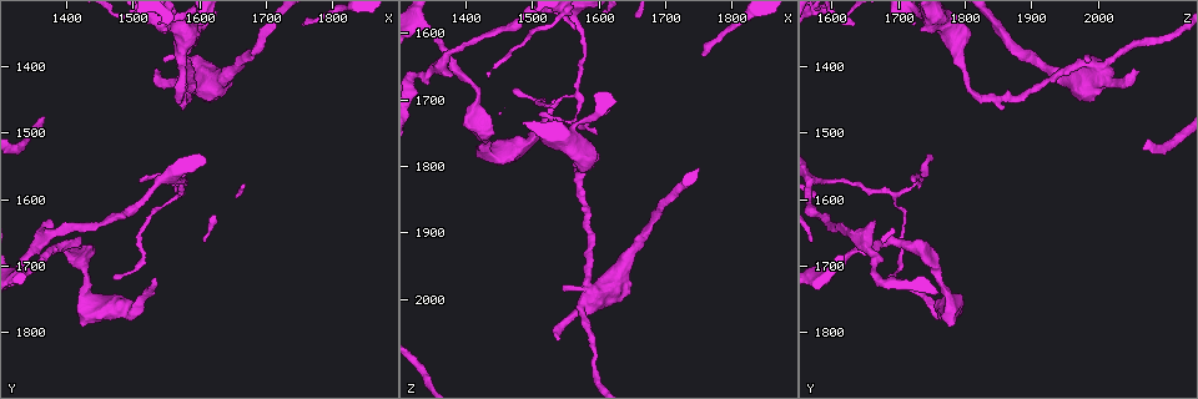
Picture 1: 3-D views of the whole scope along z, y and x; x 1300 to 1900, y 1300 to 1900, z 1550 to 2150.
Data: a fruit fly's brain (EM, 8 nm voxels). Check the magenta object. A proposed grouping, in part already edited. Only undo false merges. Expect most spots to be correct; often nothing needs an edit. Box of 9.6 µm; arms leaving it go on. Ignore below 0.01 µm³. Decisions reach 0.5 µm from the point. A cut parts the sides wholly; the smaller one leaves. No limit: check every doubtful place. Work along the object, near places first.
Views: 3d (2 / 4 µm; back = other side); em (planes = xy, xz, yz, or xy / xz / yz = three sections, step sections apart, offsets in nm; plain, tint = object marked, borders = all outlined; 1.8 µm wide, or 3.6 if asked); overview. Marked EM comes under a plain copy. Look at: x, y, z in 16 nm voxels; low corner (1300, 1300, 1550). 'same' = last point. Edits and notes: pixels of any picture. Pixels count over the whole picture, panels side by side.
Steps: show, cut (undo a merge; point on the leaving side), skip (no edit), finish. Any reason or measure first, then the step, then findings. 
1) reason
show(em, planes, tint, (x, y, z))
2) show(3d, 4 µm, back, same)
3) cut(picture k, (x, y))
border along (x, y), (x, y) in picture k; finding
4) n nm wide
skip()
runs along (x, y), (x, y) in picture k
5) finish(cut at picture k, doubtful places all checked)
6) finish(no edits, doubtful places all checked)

four arms meet
show(3d, 4 µm, (1365, 1665, 1645))

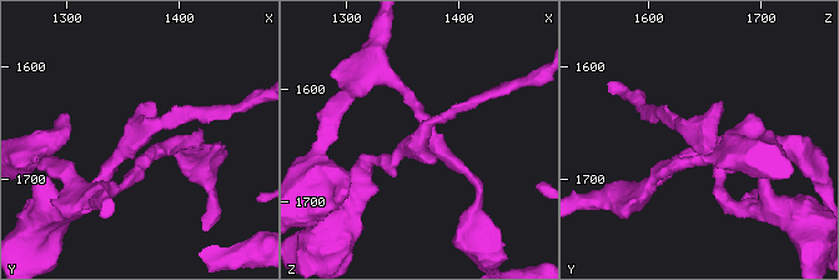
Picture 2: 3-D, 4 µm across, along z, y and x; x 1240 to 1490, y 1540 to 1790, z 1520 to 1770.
show(em, yz, step 8, borders, (1370, 1668, 1646))

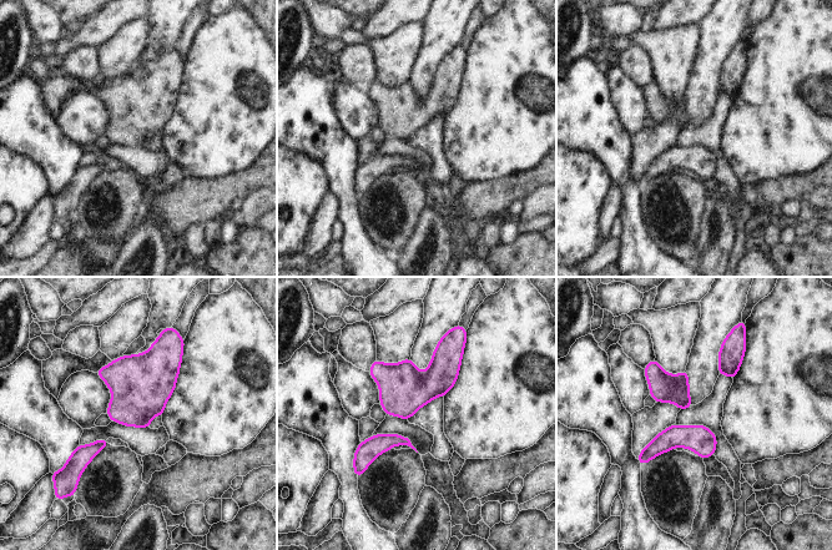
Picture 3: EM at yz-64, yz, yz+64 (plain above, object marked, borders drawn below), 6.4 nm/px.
skip()
runs along (712, 439), (667, 439), (641, 460) in picture 3; all the same neuron

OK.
four arms meet
show(3d, 4 µm, back, (1570, 1590, 1690))

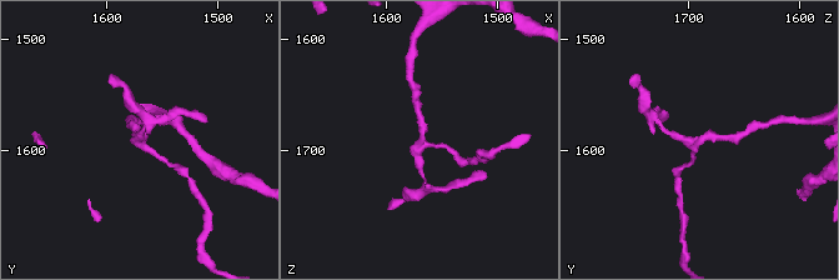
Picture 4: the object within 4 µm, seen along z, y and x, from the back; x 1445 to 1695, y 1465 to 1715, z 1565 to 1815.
4 arms; shape alone is not enough
show(em, yz, step 4, tint, (1566, 1588, 1690))

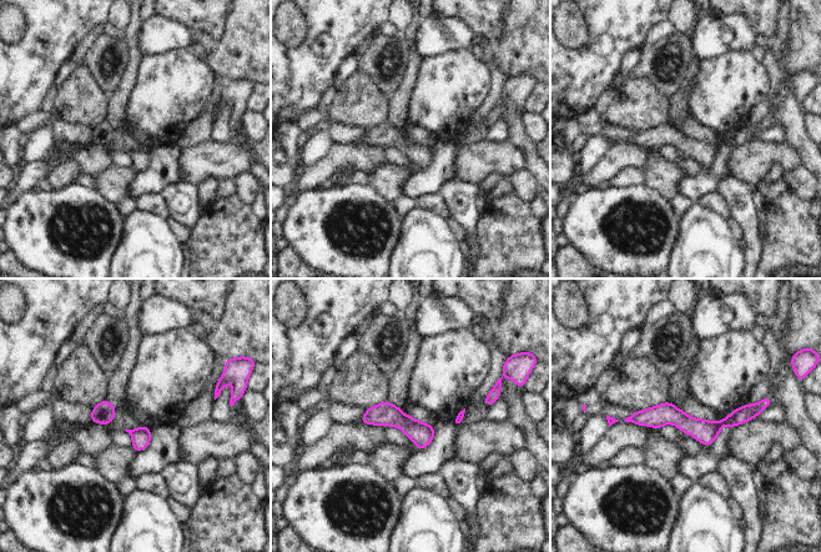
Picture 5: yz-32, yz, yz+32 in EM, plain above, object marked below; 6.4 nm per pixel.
120 nm wide
skip()
runs along (762, 404), (716, 426), (631, 418) in picture 5; continuous, no second neuron

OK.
show(em, 3.6 µm, planes, tint, (1600, 1420, 2000))

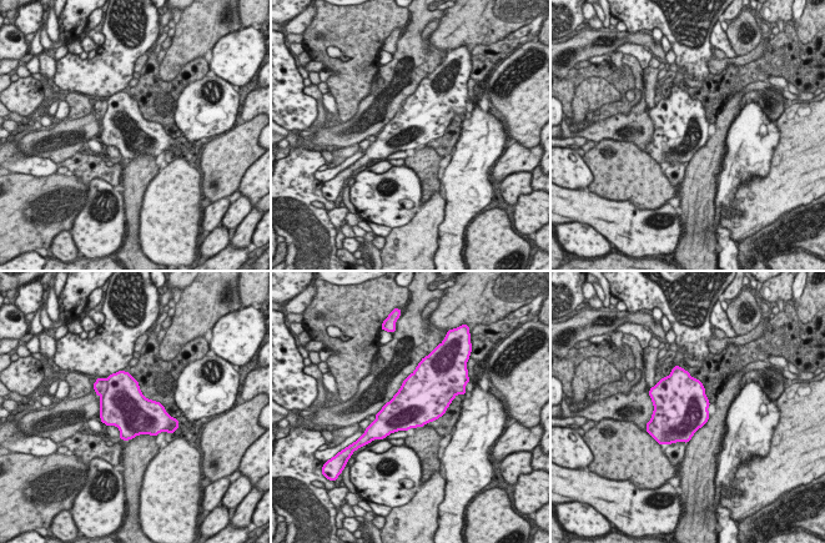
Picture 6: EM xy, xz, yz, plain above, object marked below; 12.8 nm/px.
skip()
one neuron here

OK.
finish(no edits, doubtful places all checked)

